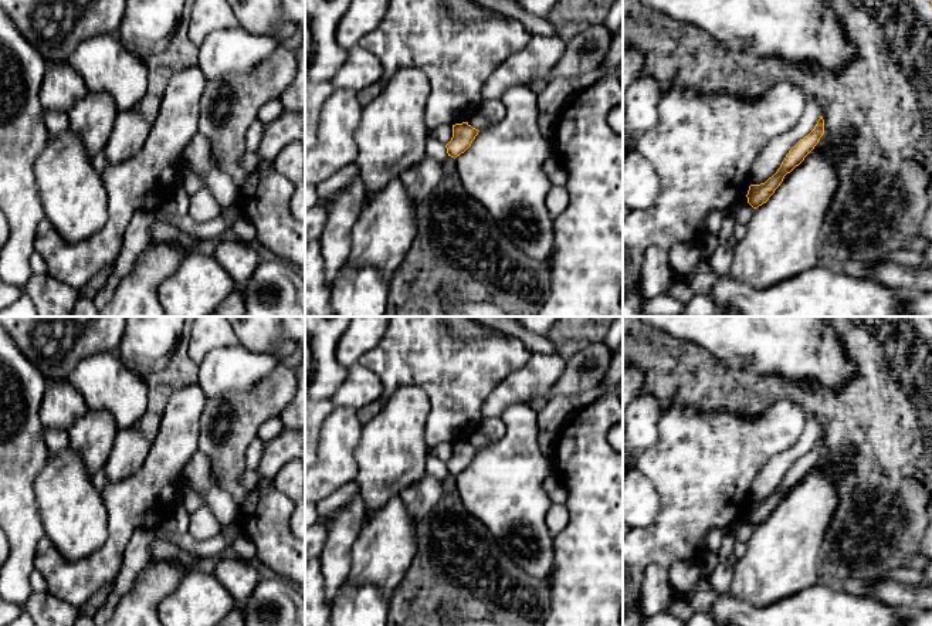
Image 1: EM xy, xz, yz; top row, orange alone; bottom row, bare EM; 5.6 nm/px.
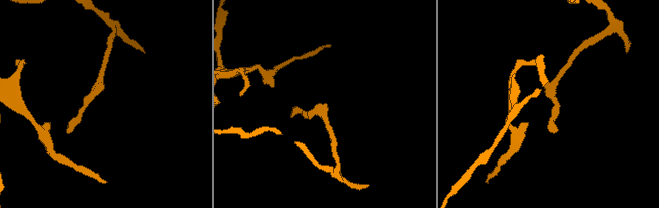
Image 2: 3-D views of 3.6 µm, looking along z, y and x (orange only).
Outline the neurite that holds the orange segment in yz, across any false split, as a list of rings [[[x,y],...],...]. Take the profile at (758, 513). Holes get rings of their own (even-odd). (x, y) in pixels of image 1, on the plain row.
[[[820,434],[814,447],[800,457],[786,473],[777,490],[769,495],[765,501],[750,503],[748,508],[748,521],[758,527],[763,521],[769,518],[769,515],[775,511],[775,508],[780,504],[784,494],[790,491],[796,484],[799,484],[804,476],[814,467],[819,461],[820,456],[824,451],[824,437]]]

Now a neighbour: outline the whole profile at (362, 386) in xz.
[[[355,363],[348,369],[348,378],[336,390],[332,402],[335,406],[362,409],[382,395],[382,383],[376,373]]]

